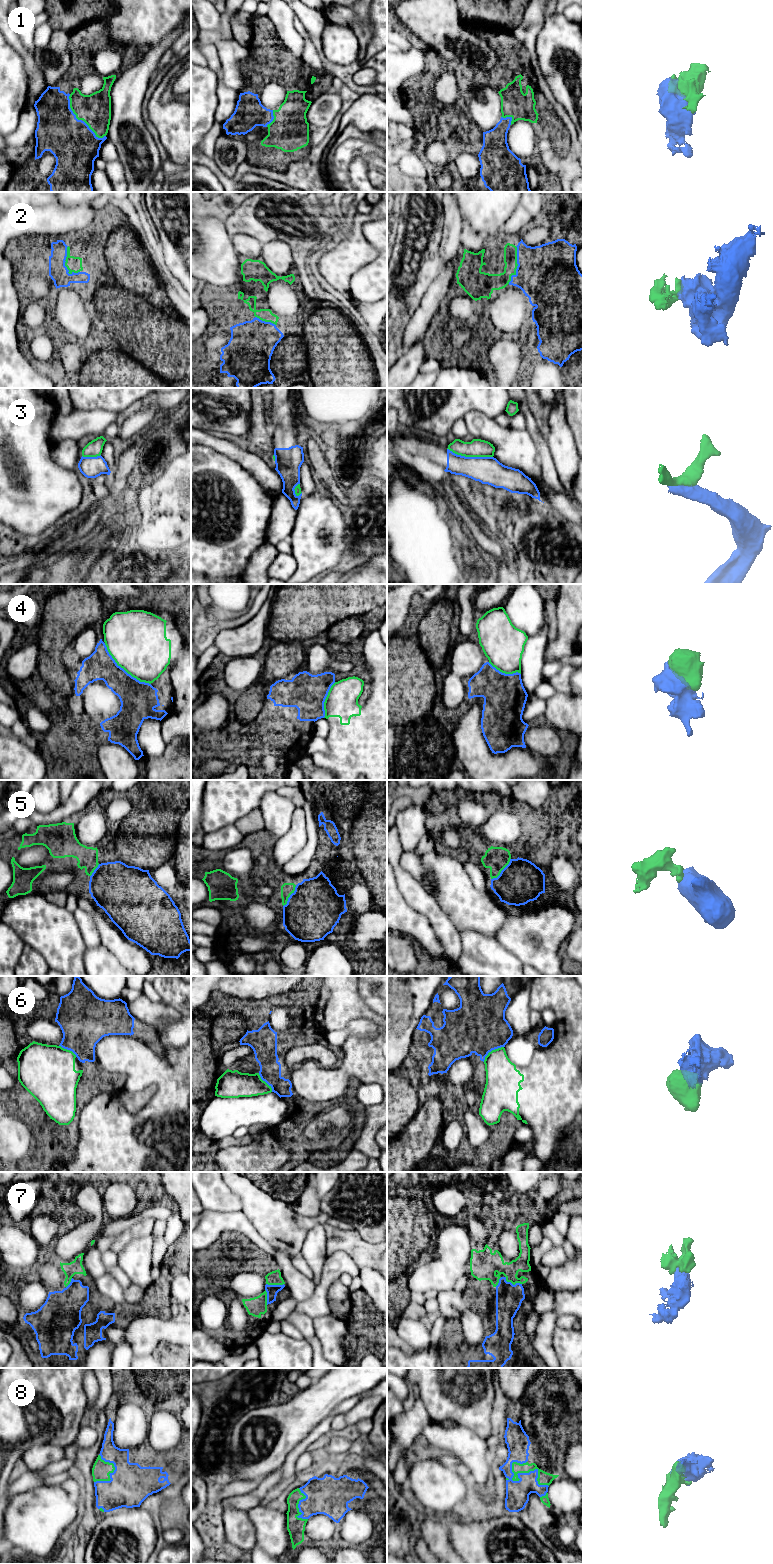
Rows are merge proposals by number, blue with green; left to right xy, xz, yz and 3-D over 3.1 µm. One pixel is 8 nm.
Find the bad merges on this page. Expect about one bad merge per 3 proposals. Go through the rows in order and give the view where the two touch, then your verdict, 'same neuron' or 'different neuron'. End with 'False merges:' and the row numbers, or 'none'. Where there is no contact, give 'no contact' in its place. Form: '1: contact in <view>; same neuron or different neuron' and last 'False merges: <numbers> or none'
1: contact in xy; same neuron
2: contact in yz; same neuron
3: contact in yz; different neuron
4: contact in xy; different neuron
5: contact in yz; same neuron
6: contact in yz; different neuron
7: contact in yz; same neuron
8: contact in yz; same neuron
False merges: 3, 4, 6

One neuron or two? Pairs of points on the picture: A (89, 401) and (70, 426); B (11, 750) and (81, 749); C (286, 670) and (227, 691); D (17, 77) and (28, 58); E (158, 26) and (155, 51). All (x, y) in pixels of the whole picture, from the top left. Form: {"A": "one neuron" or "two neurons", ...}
{"A": "two neurons", "B": "two neurons", "C": "one neuron", "D": "two neurons", "E": "two neurons"}

